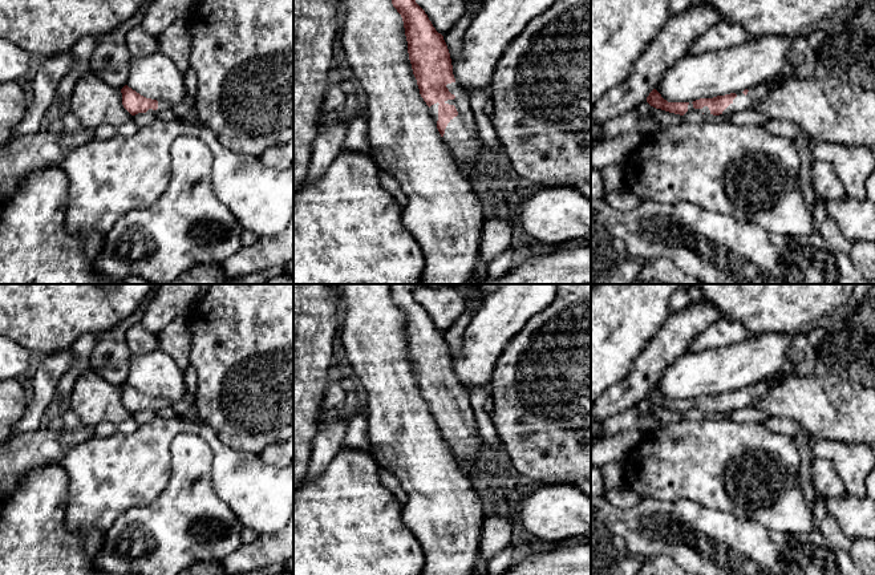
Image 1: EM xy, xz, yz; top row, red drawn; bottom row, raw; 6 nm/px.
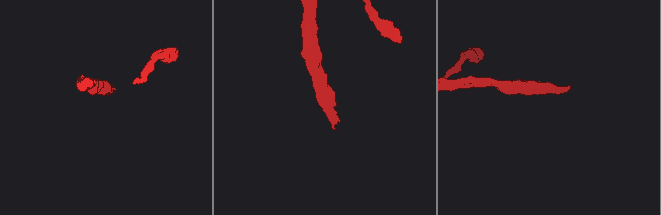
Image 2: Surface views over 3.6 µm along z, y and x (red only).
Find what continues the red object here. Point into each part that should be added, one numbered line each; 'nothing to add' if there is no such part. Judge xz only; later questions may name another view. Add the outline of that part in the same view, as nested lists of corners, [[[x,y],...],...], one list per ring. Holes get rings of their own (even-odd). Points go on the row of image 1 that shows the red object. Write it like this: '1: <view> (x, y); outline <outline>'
1: xz (461, 136); outline [[[457,81],[447,84],[446,88],[455,98],[447,100],[445,104],[454,105],[458,116],[447,123],[442,141],[450,150],[461,174],[467,178],[469,167],[477,166],[485,169],[487,151],[479,139],[470,106],[470,96]]]

